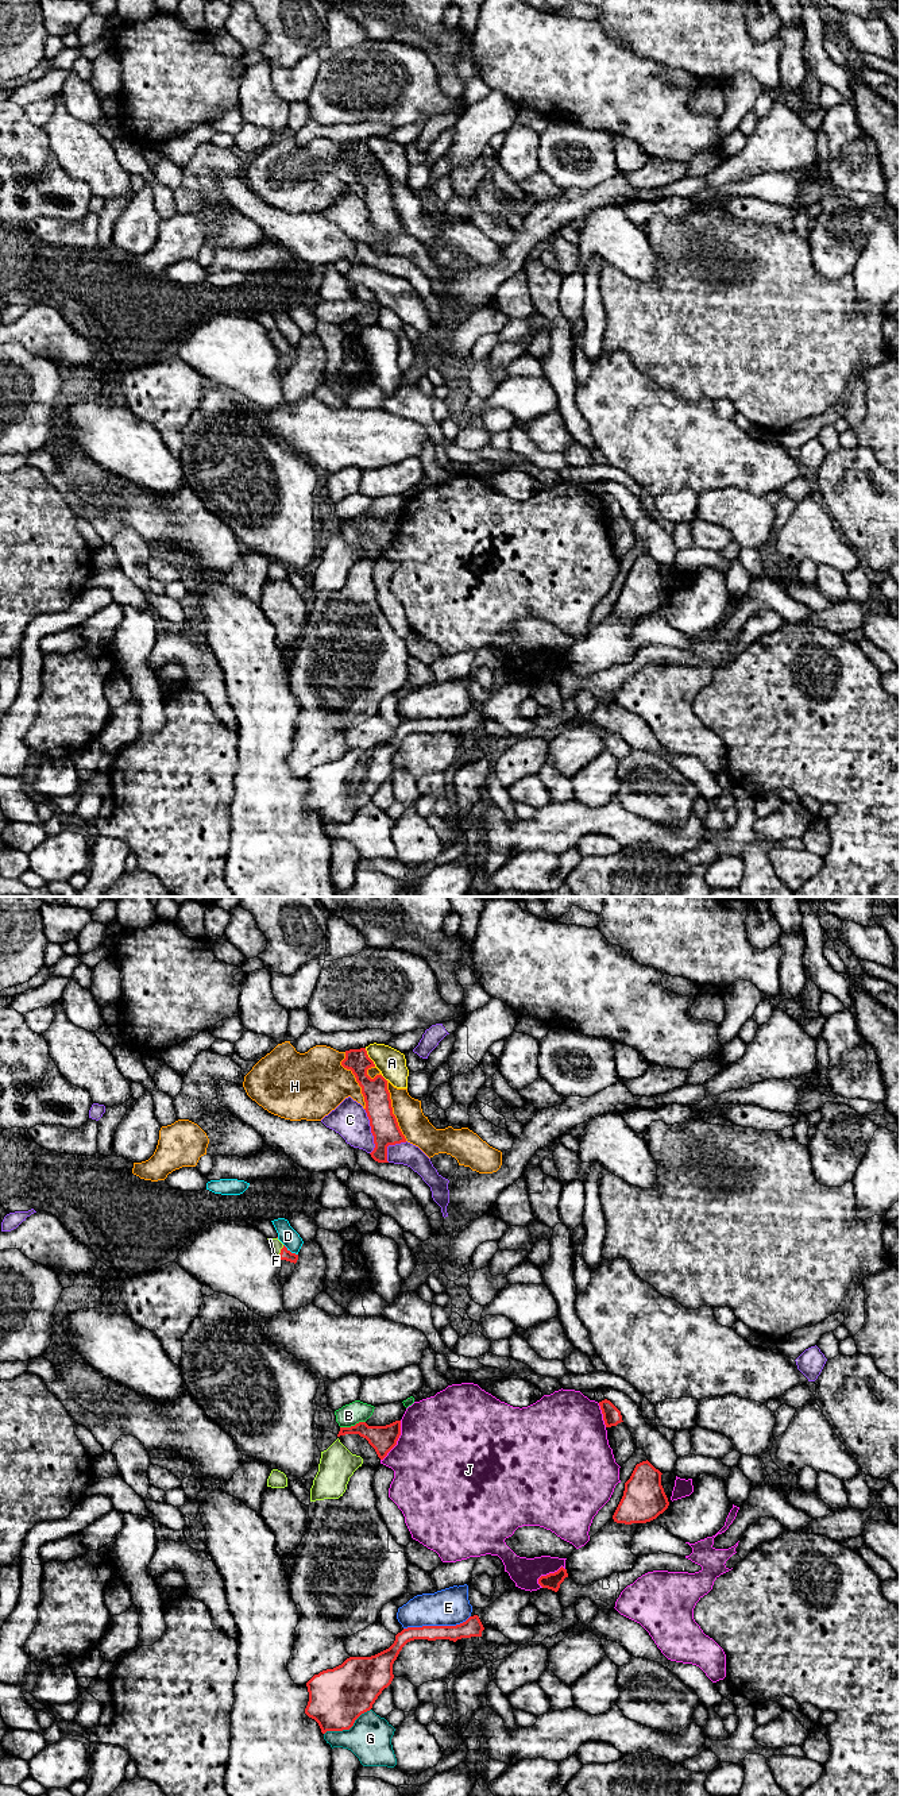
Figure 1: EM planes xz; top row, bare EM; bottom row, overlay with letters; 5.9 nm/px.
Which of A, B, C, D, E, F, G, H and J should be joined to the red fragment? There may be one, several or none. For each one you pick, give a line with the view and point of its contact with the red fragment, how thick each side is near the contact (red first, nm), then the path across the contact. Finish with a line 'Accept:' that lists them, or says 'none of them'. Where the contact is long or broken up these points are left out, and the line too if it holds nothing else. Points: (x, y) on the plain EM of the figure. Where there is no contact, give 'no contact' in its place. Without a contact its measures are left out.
Accept: none of them

